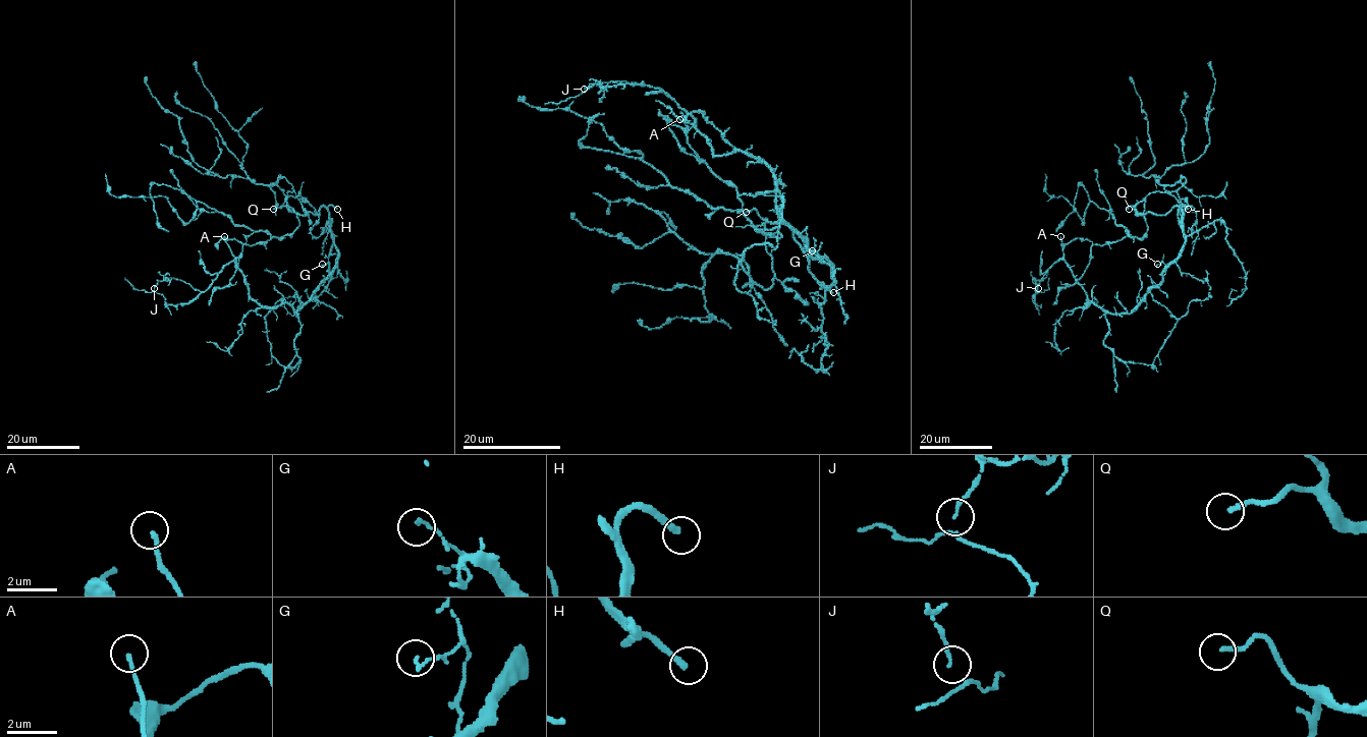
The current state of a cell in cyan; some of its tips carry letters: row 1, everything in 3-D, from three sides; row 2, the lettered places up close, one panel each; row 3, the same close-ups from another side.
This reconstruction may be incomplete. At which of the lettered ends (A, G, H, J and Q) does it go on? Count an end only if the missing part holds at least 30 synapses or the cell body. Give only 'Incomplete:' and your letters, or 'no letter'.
Incomplete: H, Q

